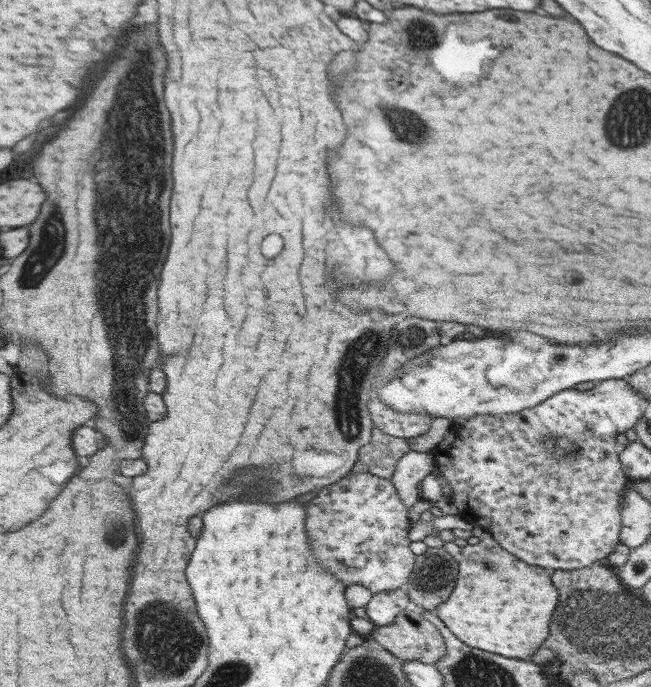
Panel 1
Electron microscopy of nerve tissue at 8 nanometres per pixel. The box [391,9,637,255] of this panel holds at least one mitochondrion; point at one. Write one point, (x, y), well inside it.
(423, 36)

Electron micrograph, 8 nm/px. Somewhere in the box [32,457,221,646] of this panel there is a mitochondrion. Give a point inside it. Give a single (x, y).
(122, 528)

